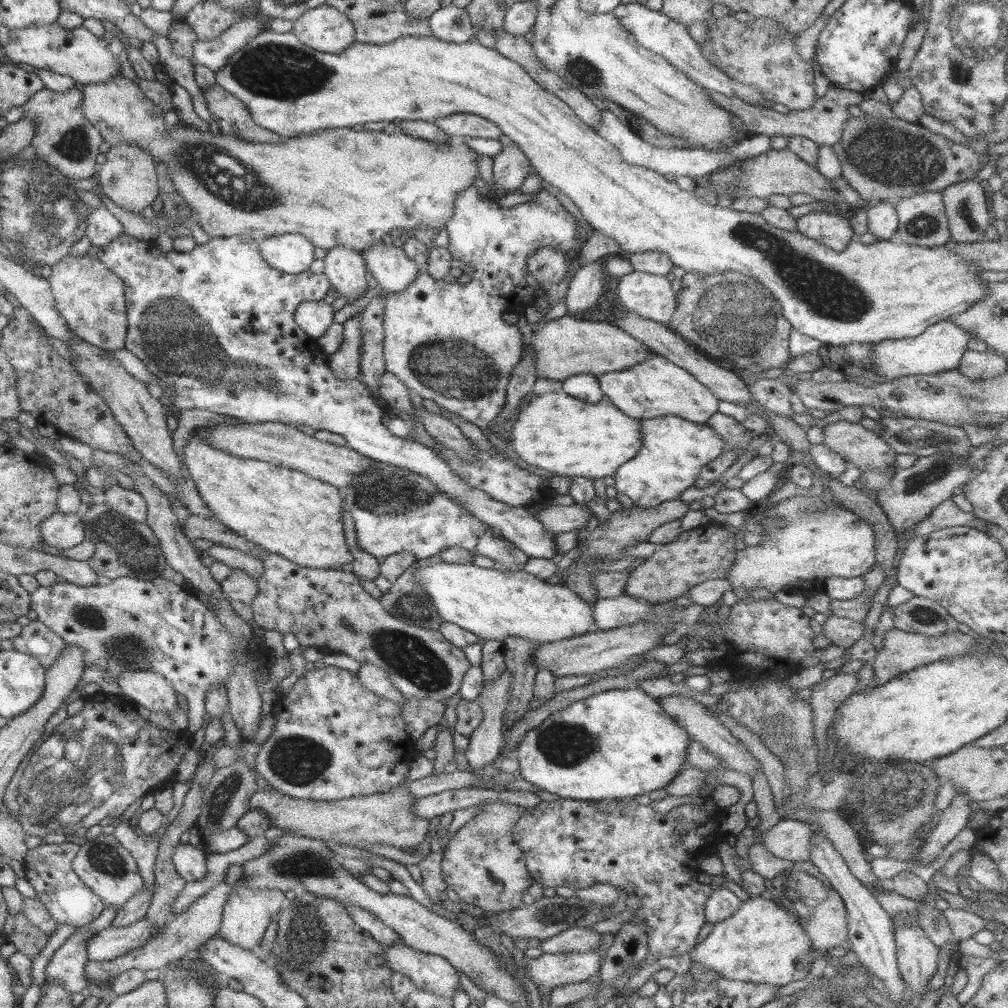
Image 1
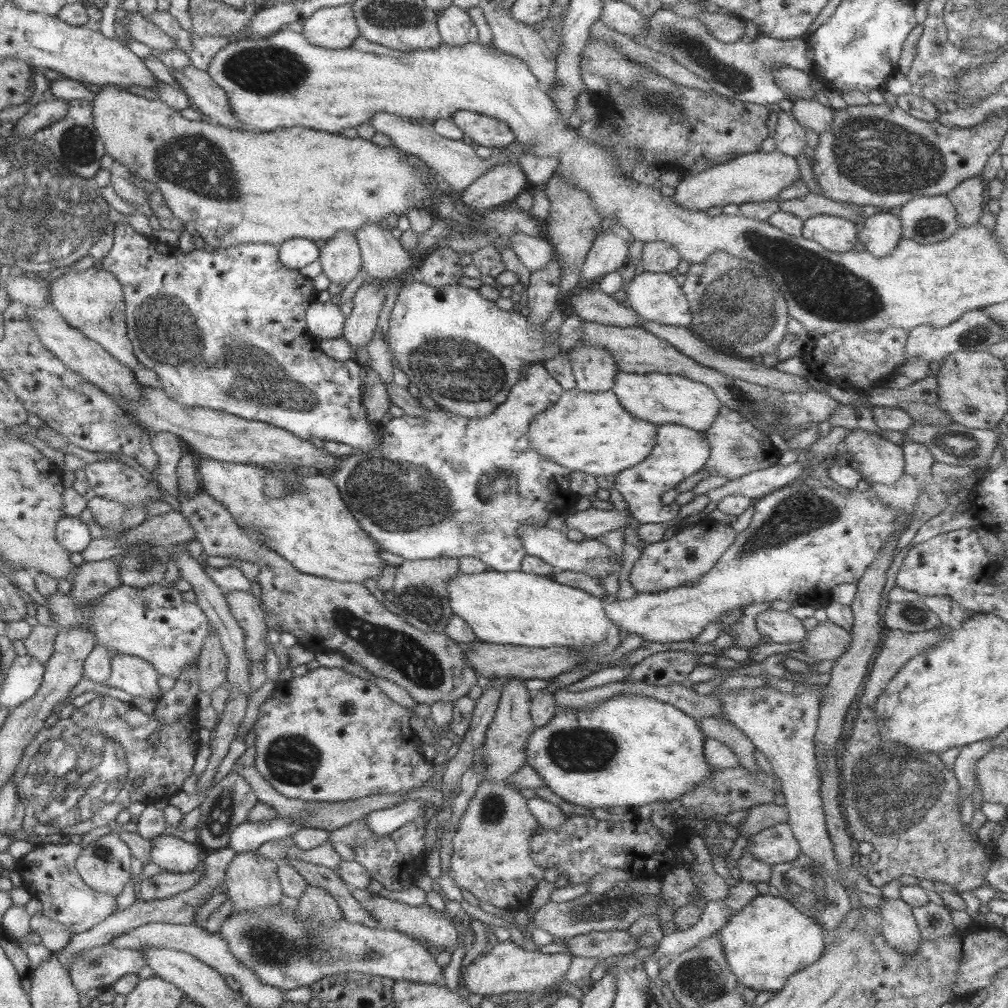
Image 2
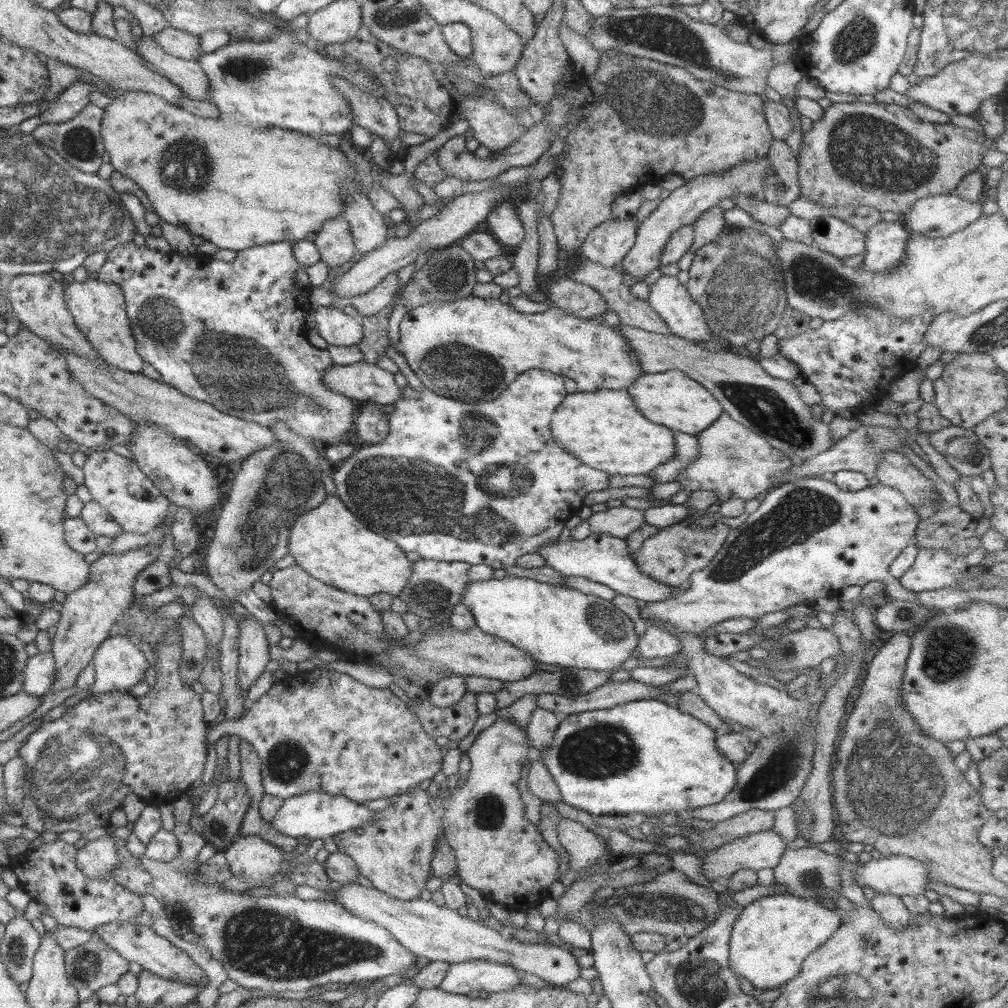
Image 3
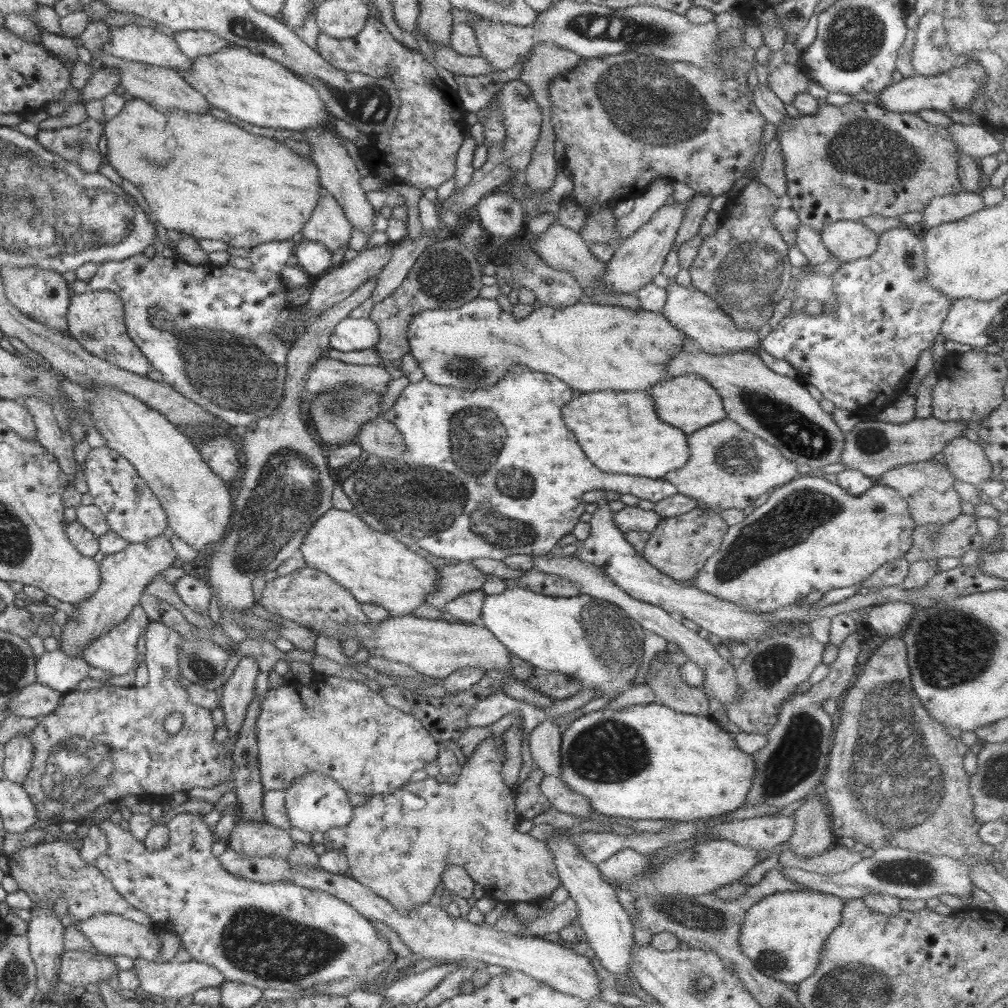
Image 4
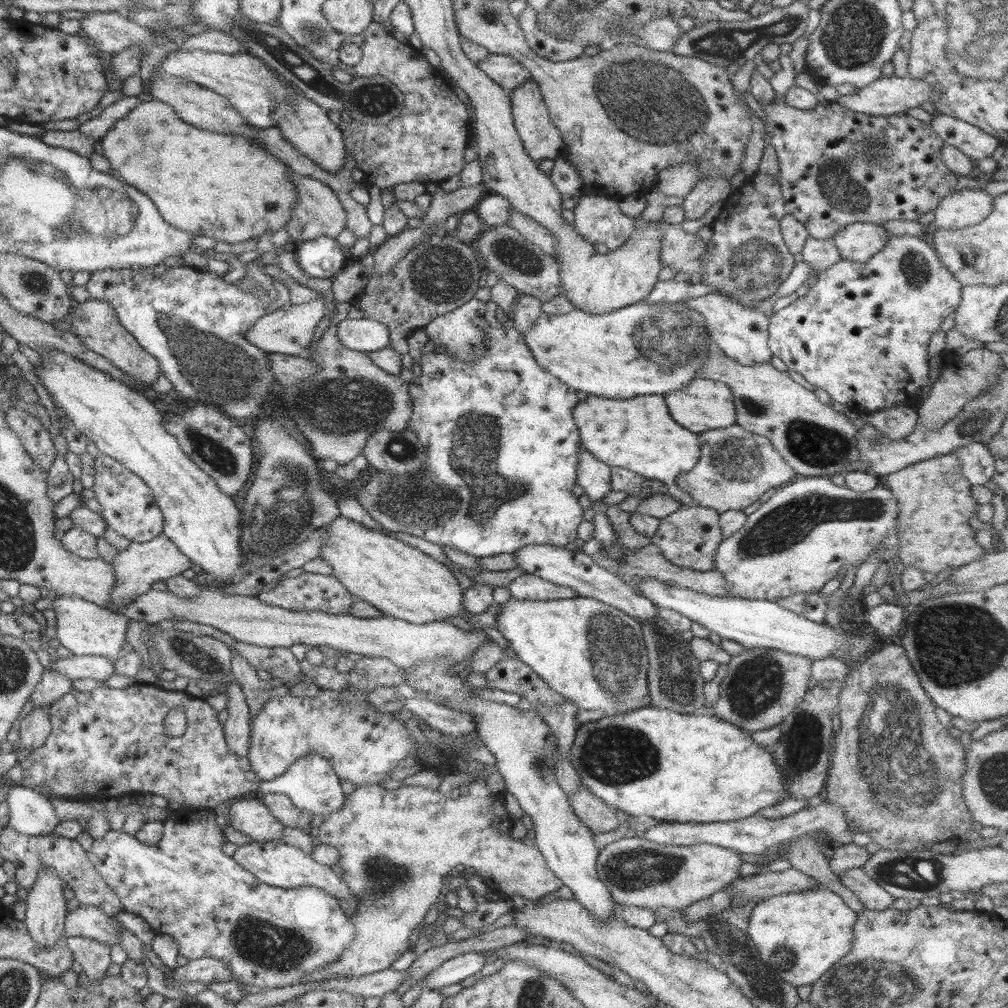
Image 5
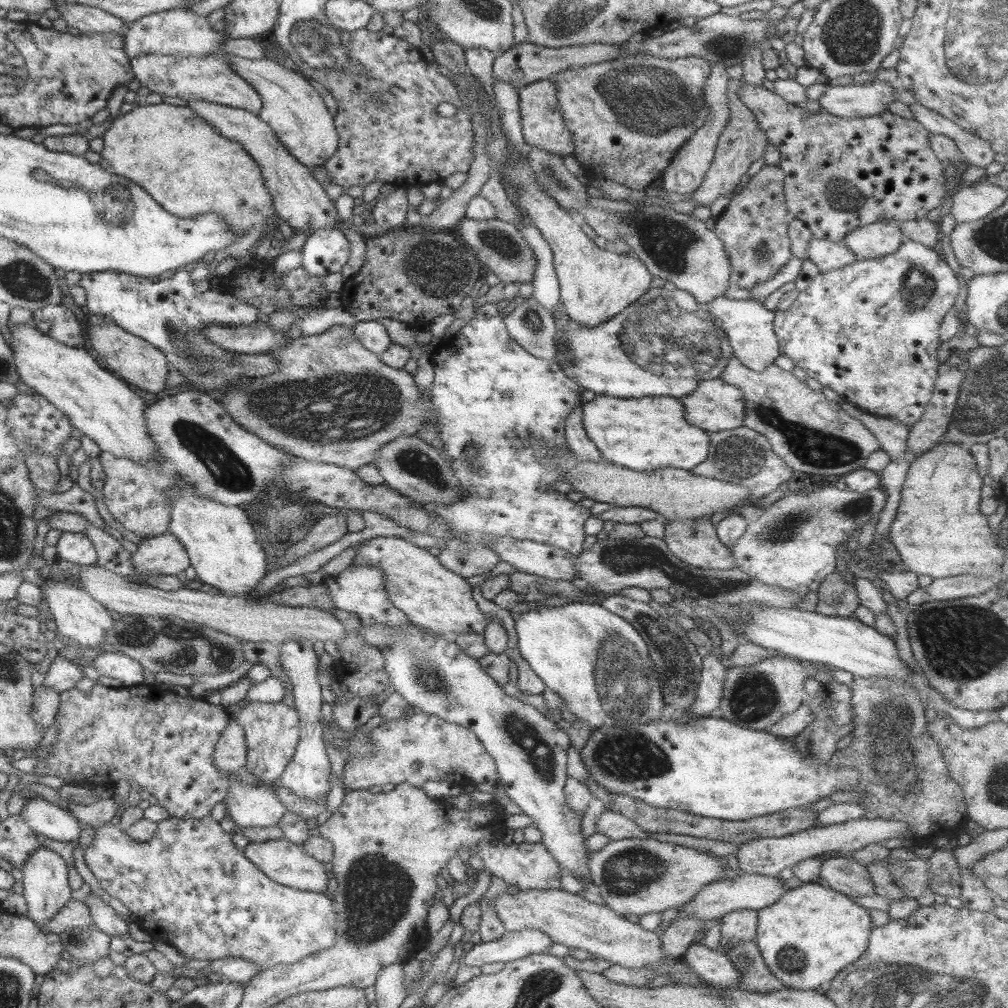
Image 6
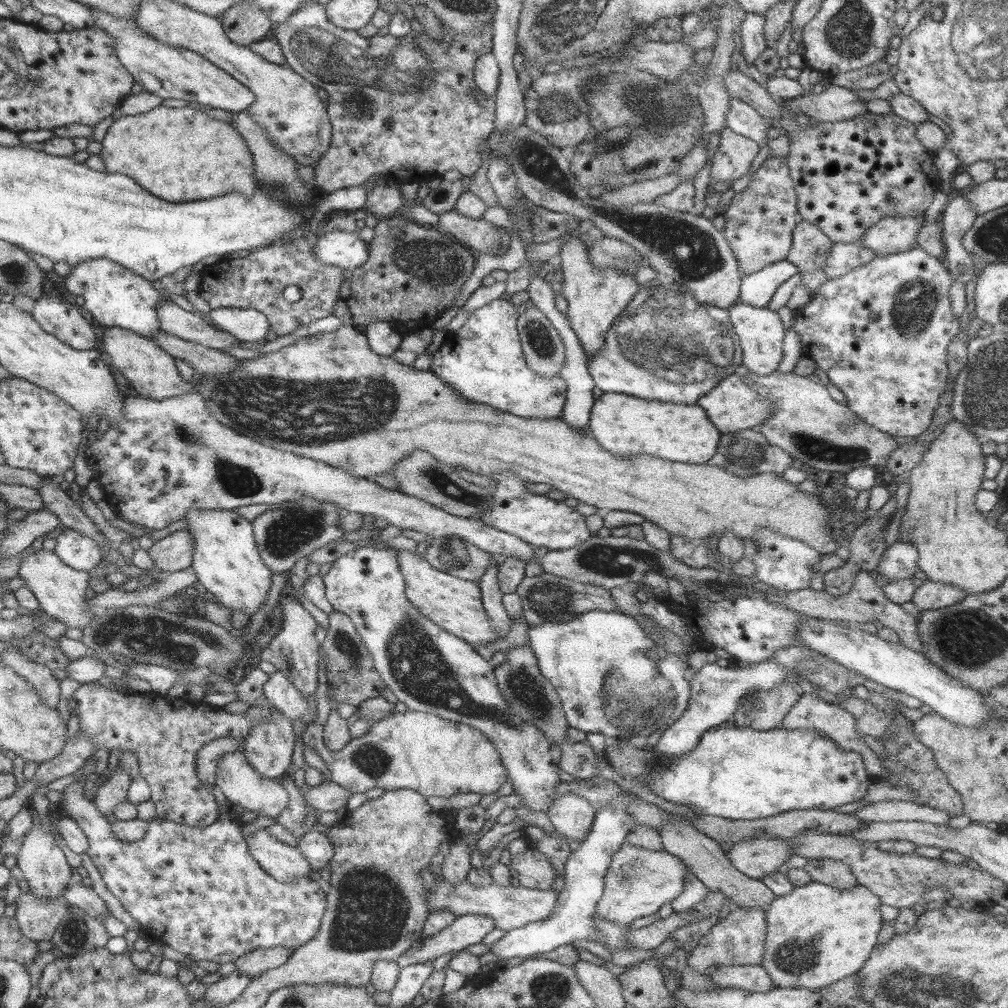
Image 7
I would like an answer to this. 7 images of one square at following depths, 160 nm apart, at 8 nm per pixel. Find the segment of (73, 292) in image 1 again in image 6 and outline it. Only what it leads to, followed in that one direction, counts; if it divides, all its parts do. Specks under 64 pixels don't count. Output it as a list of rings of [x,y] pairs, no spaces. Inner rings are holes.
[[[86,311],[84,321],[85,343],[93,346],[94,350],[106,360],[108,369],[124,380],[127,384],[141,388],[146,392],[158,394],[166,388],[166,377],[170,370],[166,355],[157,347],[143,338],[126,332],[121,326],[99,314]]]

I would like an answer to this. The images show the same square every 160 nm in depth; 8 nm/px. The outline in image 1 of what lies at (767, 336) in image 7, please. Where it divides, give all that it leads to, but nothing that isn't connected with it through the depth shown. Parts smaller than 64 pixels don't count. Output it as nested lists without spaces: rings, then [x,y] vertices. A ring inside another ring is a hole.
[[[633,270],[624,276],[620,276],[618,286],[614,291],[616,297],[620,299],[620,307],[663,325],[668,325],[671,322],[671,318],[677,309],[677,298],[672,291],[671,282],[662,275]]]

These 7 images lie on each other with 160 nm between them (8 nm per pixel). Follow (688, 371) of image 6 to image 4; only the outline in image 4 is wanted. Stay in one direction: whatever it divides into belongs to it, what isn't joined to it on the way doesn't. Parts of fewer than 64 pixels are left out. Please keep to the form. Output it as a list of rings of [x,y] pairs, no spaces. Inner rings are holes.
[[[479,296],[458,308],[450,310],[423,310],[411,320],[410,326],[407,328],[410,353],[413,354],[419,367],[422,368],[425,377],[430,379],[430,382],[436,384],[436,386],[452,386],[452,388],[468,390],[468,392],[474,392],[476,388],[490,388],[490,386],[494,386],[494,384],[498,382],[498,379],[501,379],[507,373],[507,370],[514,365],[524,365],[541,373],[553,374],[556,378],[563,380],[563,382],[568,384],[572,389],[576,389],[581,393],[592,393],[594,390],[614,390],[615,392],[634,390],[634,392],[642,392],[642,390],[648,390],[648,388],[652,389],[654,384],[662,383],[662,380],[670,377],[666,370],[667,364],[671,358],[674,358],[681,352],[685,338],[687,338],[687,336],[674,325],[671,325],[671,322],[662,312],[633,311],[632,309],[618,305],[610,306],[594,302],[580,302],[572,306],[567,306],[562,310],[548,305],[542,305],[542,307],[534,309],[534,312],[526,318],[516,318],[512,312],[504,311],[496,300],[488,300],[487,298],[480,298]]]

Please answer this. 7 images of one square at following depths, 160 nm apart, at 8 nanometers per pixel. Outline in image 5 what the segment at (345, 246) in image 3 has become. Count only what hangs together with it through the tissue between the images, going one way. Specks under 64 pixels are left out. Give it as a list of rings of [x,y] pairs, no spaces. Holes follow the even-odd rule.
[[[294,172],[291,174],[291,181],[298,195],[290,220],[285,226],[287,238],[307,241],[326,235],[335,239],[342,230],[347,228],[346,211],[337,195],[325,183]]]

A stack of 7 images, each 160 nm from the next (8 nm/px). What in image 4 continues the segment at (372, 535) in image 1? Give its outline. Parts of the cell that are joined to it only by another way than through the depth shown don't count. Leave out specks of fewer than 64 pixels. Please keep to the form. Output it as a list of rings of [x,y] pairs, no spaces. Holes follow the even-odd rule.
[[[524,365],[511,366],[494,386],[490,386],[490,388],[476,388],[474,392],[458,390],[458,388],[452,388],[452,386],[436,386],[426,377],[422,378],[420,382],[410,382],[404,388],[404,391],[400,394],[392,408],[382,413],[382,417],[392,422],[398,428],[398,432],[404,437],[406,451],[398,459],[384,459],[374,455],[364,457],[358,470],[342,483],[346,496],[350,498],[352,506],[354,506],[352,512],[356,513],[373,530],[378,530],[378,532],[397,538],[398,541],[402,541],[408,548],[414,550],[416,548],[423,548],[436,557],[446,559],[447,562],[471,561],[477,558],[491,558],[492,560],[503,561],[506,556],[511,554],[528,554],[535,557],[536,555],[548,555],[556,552],[558,541],[572,533],[574,526],[580,521],[580,517],[585,512],[585,502],[582,500],[584,492],[598,489],[612,490],[612,492],[618,492],[619,494],[630,493],[632,496],[638,496],[642,500],[650,500],[654,503],[663,498],[671,497],[677,492],[677,488],[664,479],[602,472],[596,466],[592,466],[586,460],[582,448],[576,444],[577,438],[574,438],[574,434],[570,430],[566,430],[566,424],[564,424],[564,420],[560,416],[562,406],[566,405],[573,398],[572,390],[568,384],[564,383],[560,378],[556,378],[553,374],[541,373]],[[504,438],[508,438],[508,440],[504,440]],[[498,440],[504,442],[502,450],[498,450]],[[506,472],[512,472],[512,476],[506,474]]]

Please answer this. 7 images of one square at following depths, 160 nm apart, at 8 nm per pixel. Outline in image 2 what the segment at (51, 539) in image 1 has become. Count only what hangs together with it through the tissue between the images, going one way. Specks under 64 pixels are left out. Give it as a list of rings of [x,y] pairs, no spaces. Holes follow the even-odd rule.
[[[66,515],[57,521],[55,538],[69,553],[81,553],[91,541],[89,528],[79,517]]]

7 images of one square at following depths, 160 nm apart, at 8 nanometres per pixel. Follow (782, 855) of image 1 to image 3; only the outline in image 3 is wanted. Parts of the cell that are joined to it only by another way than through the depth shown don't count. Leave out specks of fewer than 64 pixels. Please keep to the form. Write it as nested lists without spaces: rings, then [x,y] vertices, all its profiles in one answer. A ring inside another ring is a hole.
[[[773,828],[770,830],[762,830],[752,834],[734,839],[732,842],[723,844],[718,848],[707,851],[701,858],[702,874],[708,881],[726,882],[734,873],[742,868],[752,868],[759,871],[762,868],[774,868],[780,863],[782,854],[788,849],[788,842],[783,839]]]

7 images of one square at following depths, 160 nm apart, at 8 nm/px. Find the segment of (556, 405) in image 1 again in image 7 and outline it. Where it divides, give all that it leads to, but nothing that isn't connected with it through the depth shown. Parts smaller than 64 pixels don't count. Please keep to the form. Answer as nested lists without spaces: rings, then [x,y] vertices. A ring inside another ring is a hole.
[[[610,392],[610,394],[602,394],[598,400],[594,400],[591,412],[590,430],[592,430],[594,438],[598,440],[598,444],[604,450],[610,450],[618,458],[650,454],[650,456],[658,456],[658,458],[672,460],[672,462],[704,464],[716,454],[716,447],[718,447],[721,437],[721,433],[714,428],[714,424],[710,424],[706,412],[698,404],[678,406],[678,404],[670,404],[670,402],[646,402],[642,398]]]

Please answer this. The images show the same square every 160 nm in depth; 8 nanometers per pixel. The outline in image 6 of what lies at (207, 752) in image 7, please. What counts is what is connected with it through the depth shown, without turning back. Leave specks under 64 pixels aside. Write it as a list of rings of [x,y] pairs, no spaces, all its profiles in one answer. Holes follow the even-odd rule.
[[[231,719],[214,747],[213,763],[224,772],[237,772],[245,766],[247,746],[243,728]]]

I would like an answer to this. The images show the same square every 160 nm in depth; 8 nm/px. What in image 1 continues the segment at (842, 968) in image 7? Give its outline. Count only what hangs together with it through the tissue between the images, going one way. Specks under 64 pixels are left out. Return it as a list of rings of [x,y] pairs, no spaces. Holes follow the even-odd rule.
[[[760,895],[748,897],[742,901],[738,911],[714,926],[708,937],[692,950],[691,960],[704,965],[707,969],[718,973],[720,978],[742,982],[773,984],[786,986],[788,982],[802,980],[812,970],[815,955],[812,943],[804,926],[800,926],[792,911],[784,911],[775,899],[766,900]]]

